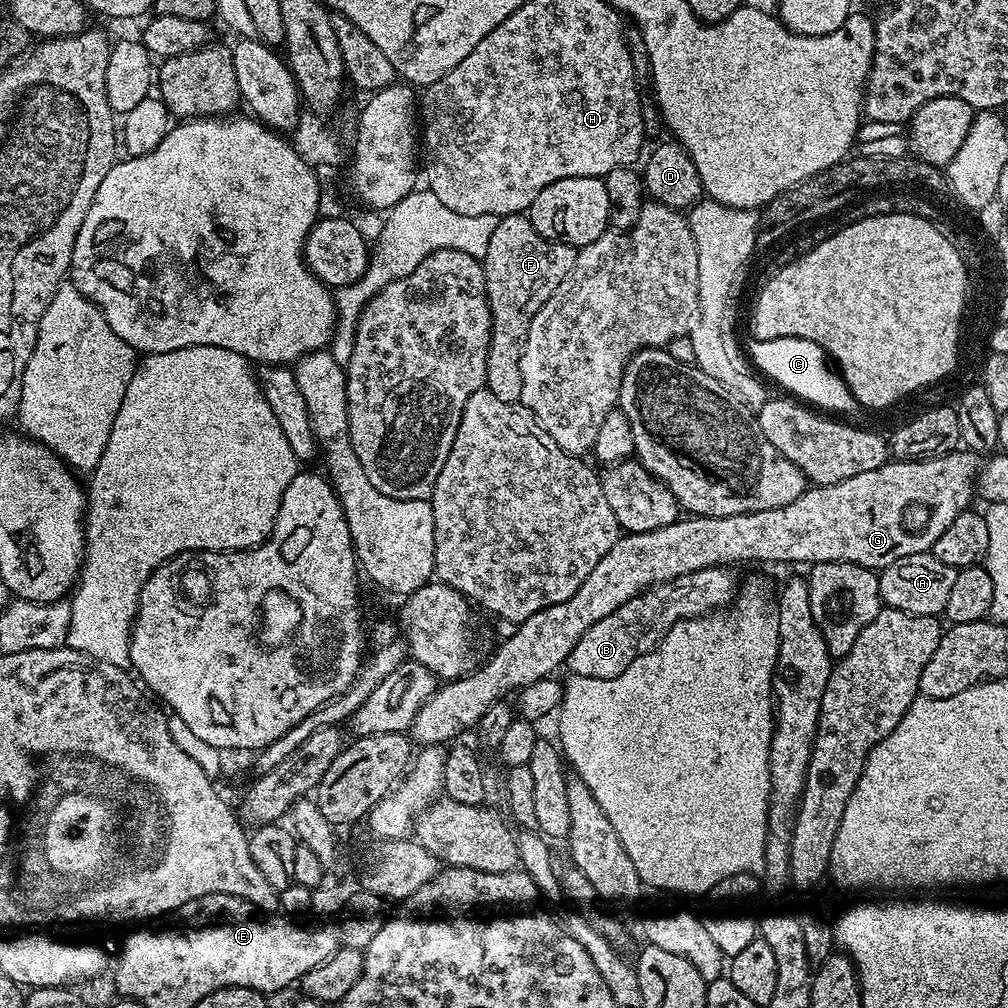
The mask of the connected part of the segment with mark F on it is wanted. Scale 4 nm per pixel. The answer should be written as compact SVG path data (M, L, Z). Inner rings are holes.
M515 212L497 219L494 234L490 234L490 246L482 258L486 298L492 315L490 346L486 358L484 383L502 402L520 403L522 398L522 354L526 350L526 338L530 334L530 322L534 314L562 286L562 282L574 270L577 249L569 244L542 238L530 222L527 214Z

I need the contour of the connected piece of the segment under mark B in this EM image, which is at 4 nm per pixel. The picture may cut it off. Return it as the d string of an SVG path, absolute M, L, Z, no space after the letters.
M724 566L703 568L689 576L680 576L665 584L638 593L630 602L618 606L614 614L606 614L602 622L594 622L578 646L570 650L567 671L573 676L586 678L614 678L642 654L659 644L660 639L680 620L692 620L696 616L707 616L710 612L723 610L731 605L737 595L736 580Z

